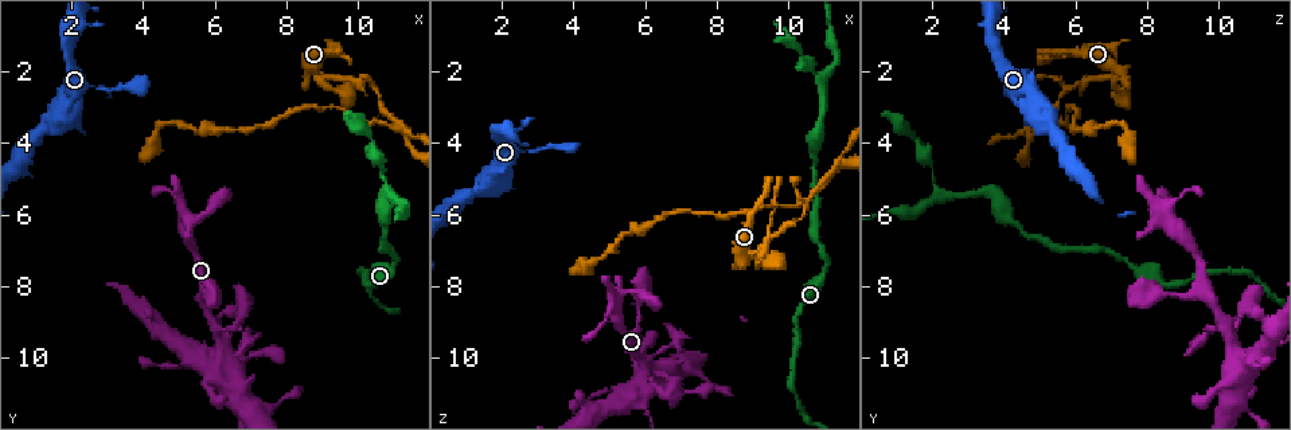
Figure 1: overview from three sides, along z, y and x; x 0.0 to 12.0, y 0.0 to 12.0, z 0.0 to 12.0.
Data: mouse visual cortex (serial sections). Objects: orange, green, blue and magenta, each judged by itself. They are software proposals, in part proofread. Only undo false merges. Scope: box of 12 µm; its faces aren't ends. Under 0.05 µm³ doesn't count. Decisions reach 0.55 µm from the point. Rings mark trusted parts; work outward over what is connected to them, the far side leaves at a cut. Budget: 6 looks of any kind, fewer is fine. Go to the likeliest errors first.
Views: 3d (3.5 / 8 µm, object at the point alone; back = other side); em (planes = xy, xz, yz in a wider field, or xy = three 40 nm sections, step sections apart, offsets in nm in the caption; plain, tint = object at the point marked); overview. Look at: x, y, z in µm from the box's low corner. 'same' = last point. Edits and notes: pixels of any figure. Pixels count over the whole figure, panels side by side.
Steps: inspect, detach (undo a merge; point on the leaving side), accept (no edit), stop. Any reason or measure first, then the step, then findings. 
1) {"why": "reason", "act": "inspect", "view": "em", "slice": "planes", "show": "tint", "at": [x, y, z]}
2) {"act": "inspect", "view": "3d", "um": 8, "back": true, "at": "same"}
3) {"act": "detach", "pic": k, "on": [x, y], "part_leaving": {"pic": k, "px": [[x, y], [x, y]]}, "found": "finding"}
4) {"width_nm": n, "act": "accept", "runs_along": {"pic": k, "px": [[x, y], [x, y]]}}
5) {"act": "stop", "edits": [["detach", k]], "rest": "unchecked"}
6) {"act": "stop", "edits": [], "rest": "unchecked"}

{"why": "narrows sharply", "act": "inspect", "view": "3d", "um": 8, "at": [10.2, 7.9, 9.2]}

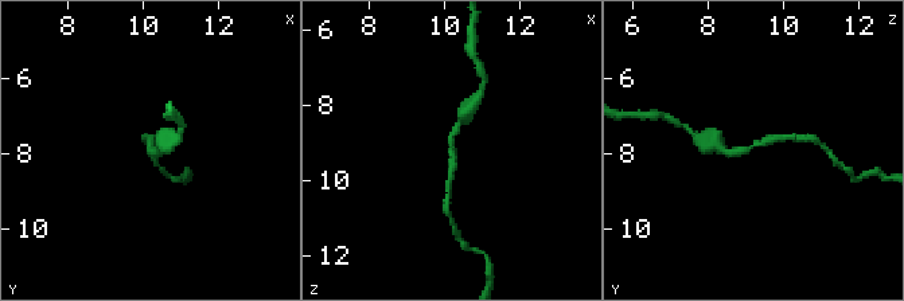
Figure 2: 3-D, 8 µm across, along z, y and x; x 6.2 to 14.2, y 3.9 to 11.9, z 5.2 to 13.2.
{"act": "inspect", "view": "3d", "um": 3.5, "at": [10.1, 7.8, 9.1]}

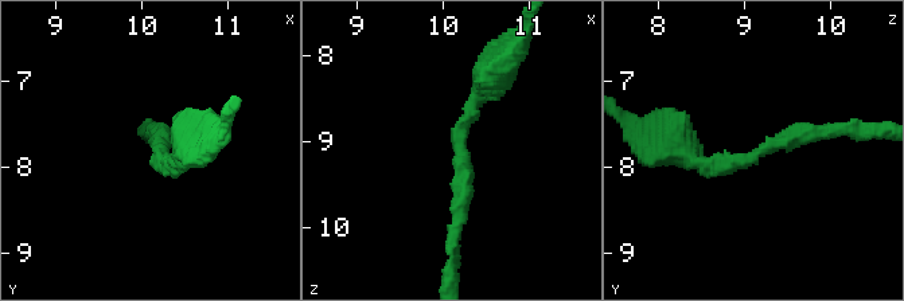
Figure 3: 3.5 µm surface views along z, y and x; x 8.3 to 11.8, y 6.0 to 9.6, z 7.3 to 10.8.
{"why": "need the tissue", "act": "inspect", "view": "em", "slice": "xy", "step": 5, "show": "tint", "at": [10.20, 7.80, 9.15]}

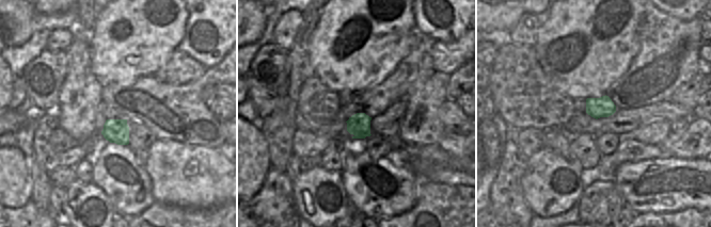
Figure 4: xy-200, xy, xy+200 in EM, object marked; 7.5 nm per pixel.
{"width_nm": 180, "act": "accept", "runs_along": {"pic": 3, "px": [[493, 74], [460, 129], [452, 237]]}, "found": "one cell here"}

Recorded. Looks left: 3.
{"why": "a narrow waist", "act": "inspect", "view": "3d", "um": 3.5, "at": [6.5, 10.4, 10.6]}

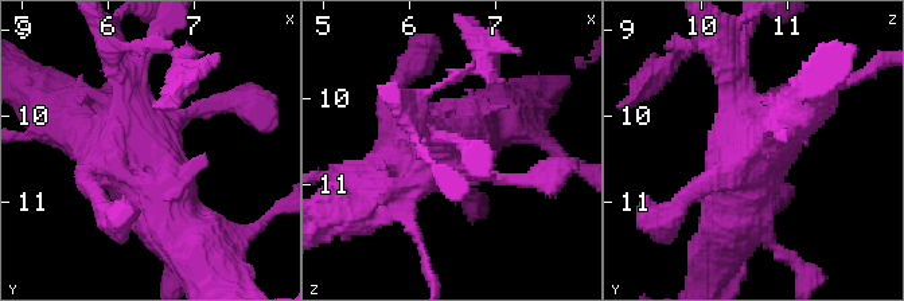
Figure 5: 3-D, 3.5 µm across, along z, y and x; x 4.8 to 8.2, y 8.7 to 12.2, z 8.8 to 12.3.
{"why": "shape alone is not enough", "act": "inspect", "view": "em", "slice": "xy", "step": 3, "show": "tint", "at": "same"}

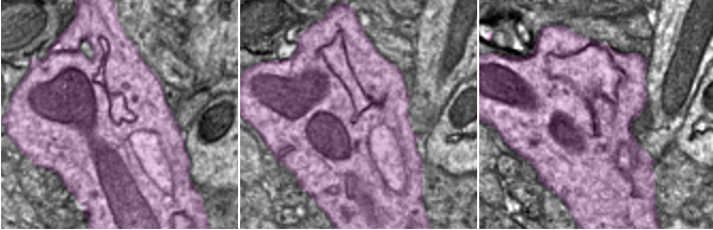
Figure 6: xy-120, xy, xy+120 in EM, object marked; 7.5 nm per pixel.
{"act": "accept", "runs_along": {"pic": 5, "px": [[419, 128], [444, 155], [349, 200]]}, "found": "continuous, no second cell"}

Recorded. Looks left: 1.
{"act": "stop", "edits": [], "rest": "unchecked"}

